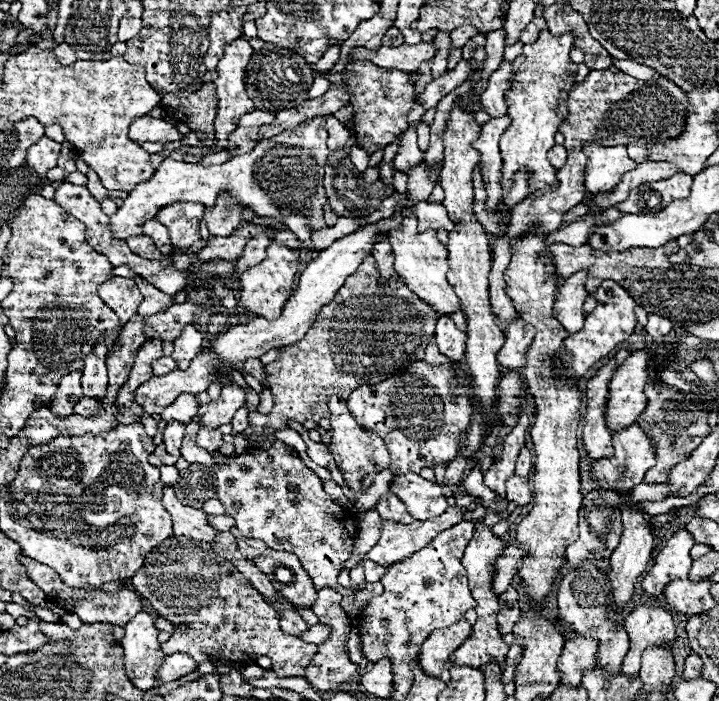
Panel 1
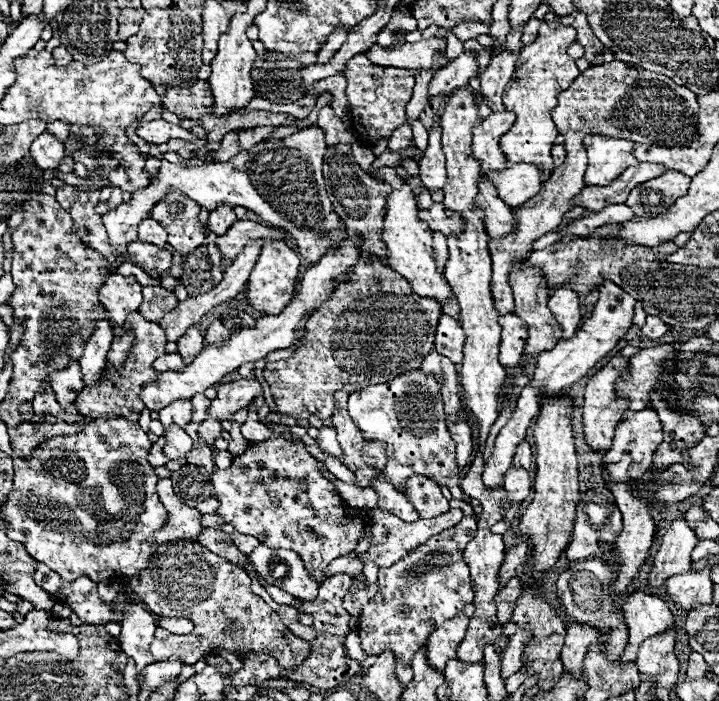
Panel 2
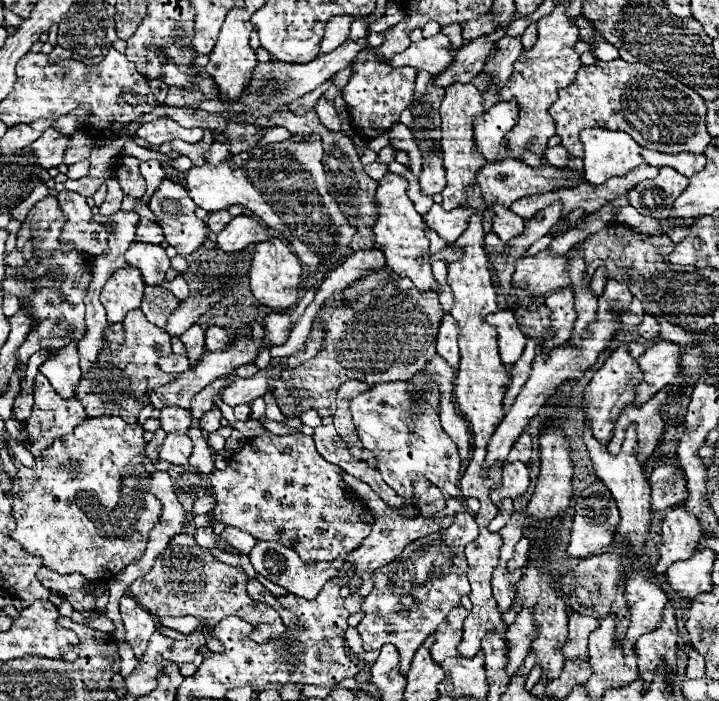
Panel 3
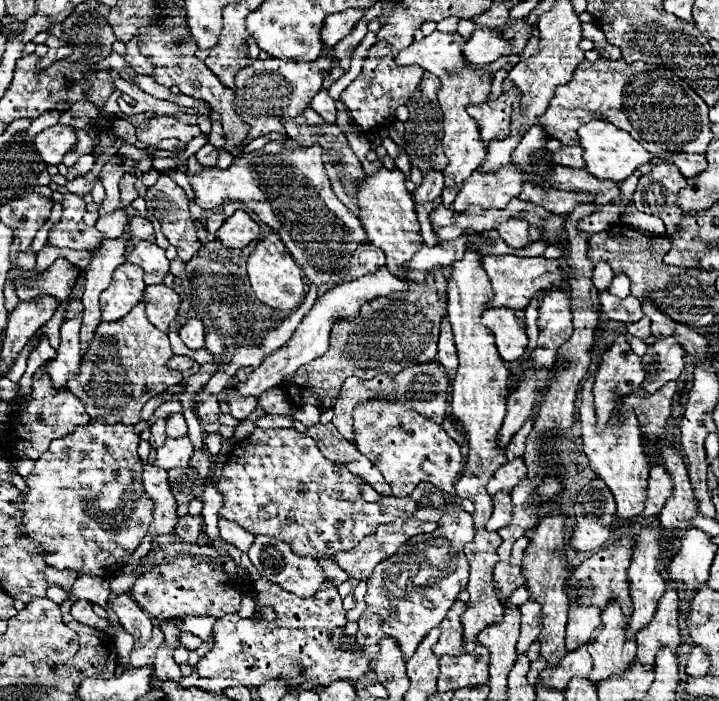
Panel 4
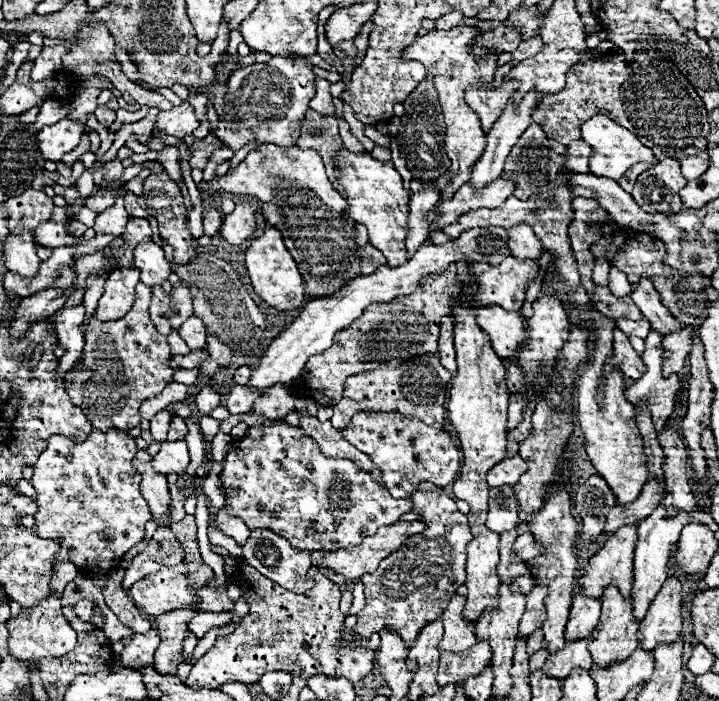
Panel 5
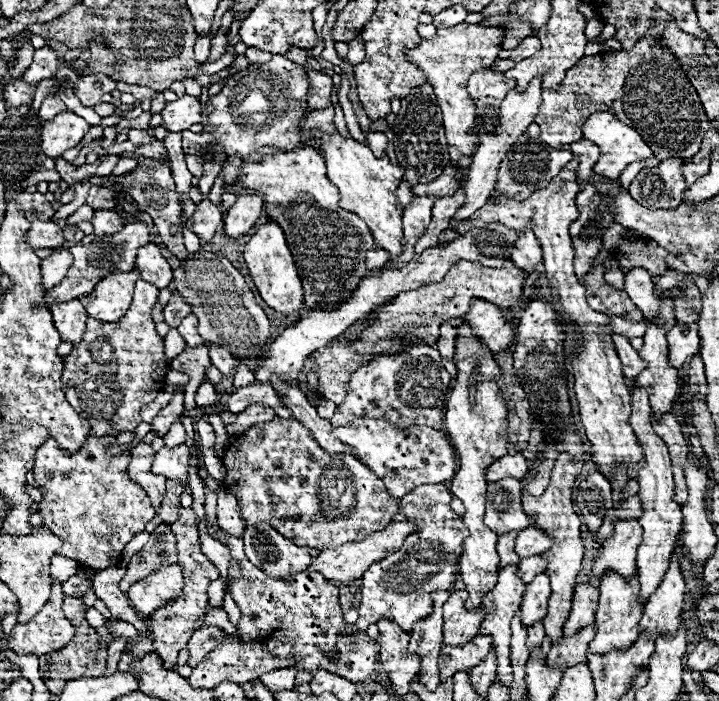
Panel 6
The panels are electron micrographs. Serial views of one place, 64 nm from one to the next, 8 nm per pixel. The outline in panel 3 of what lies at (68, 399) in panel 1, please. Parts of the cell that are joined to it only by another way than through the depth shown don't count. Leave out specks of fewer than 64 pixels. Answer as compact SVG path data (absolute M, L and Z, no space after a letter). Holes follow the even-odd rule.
M76 346L62 348L54 358L46 360L40 366L40 372L50 380L54 390L64 398L74 398L76 380L80 380L82 372L78 366L78 352Z

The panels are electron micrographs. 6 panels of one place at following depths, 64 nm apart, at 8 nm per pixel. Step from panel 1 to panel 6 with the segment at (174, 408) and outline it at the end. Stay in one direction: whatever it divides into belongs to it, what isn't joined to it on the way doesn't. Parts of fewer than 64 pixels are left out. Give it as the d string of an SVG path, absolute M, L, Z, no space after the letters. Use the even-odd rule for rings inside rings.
M176 420L176 422L172 424L172 428L168 430L168 434L164 436L164 442L166 442L168 448L174 448L176 444L182 444L184 440L186 440L186 430L184 430L182 422Z

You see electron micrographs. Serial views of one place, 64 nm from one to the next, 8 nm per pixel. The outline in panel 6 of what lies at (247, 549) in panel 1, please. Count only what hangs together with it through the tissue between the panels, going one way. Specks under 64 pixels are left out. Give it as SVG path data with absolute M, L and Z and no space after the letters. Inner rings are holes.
M222 486L218 492L218 526L228 532L230 536L240 536L244 538L244 520L238 514L238 506L236 506L236 498L232 494L226 492L226 488Z

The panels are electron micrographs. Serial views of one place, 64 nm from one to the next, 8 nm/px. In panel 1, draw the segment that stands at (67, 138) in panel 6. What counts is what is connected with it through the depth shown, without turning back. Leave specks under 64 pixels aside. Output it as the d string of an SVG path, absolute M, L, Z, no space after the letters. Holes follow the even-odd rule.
M46 136L34 144L30 150L28 150L28 156L26 156L26 166L30 166L34 172L38 172L40 176L44 176L50 168L56 166L60 158L60 144L58 142L52 142L48 140Z

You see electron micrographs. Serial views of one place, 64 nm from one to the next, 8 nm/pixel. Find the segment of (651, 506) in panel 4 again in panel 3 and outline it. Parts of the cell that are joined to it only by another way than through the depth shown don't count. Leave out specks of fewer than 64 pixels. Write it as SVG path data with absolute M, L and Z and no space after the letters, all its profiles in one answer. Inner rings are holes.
M660 464L650 476L652 488L652 512L668 510L688 498L686 476L676 464Z

